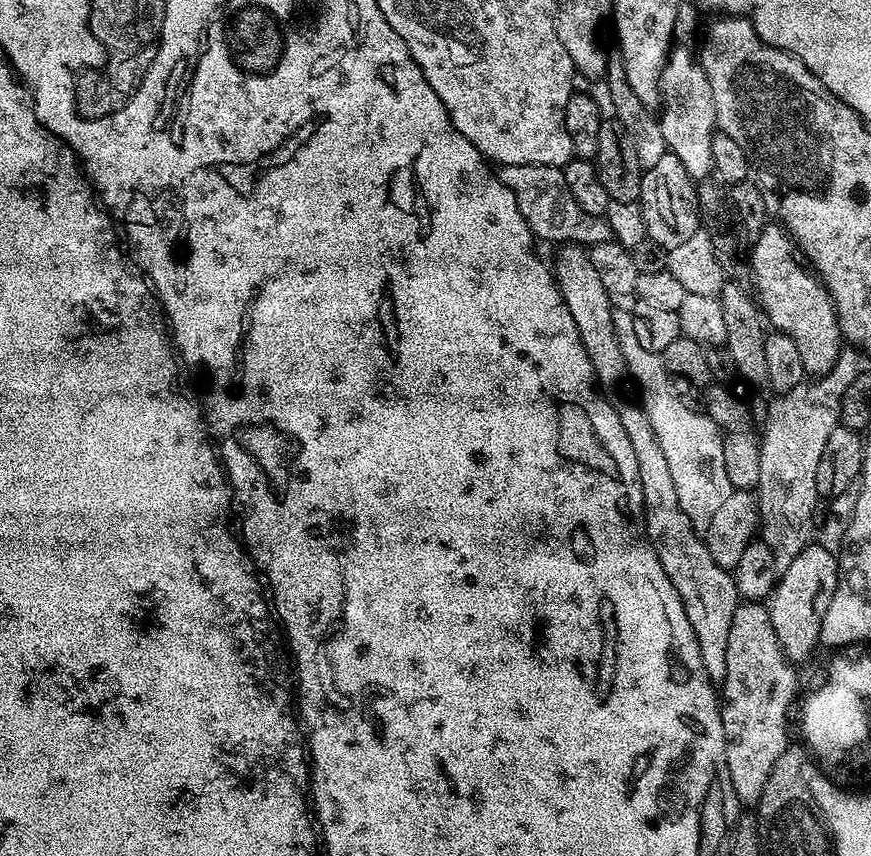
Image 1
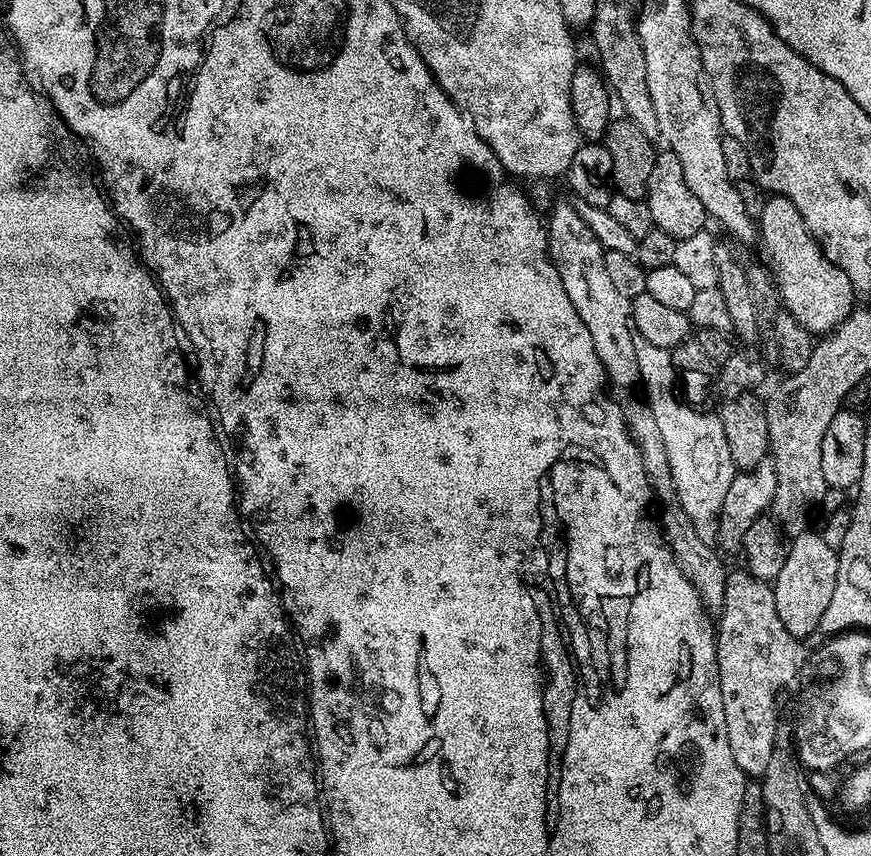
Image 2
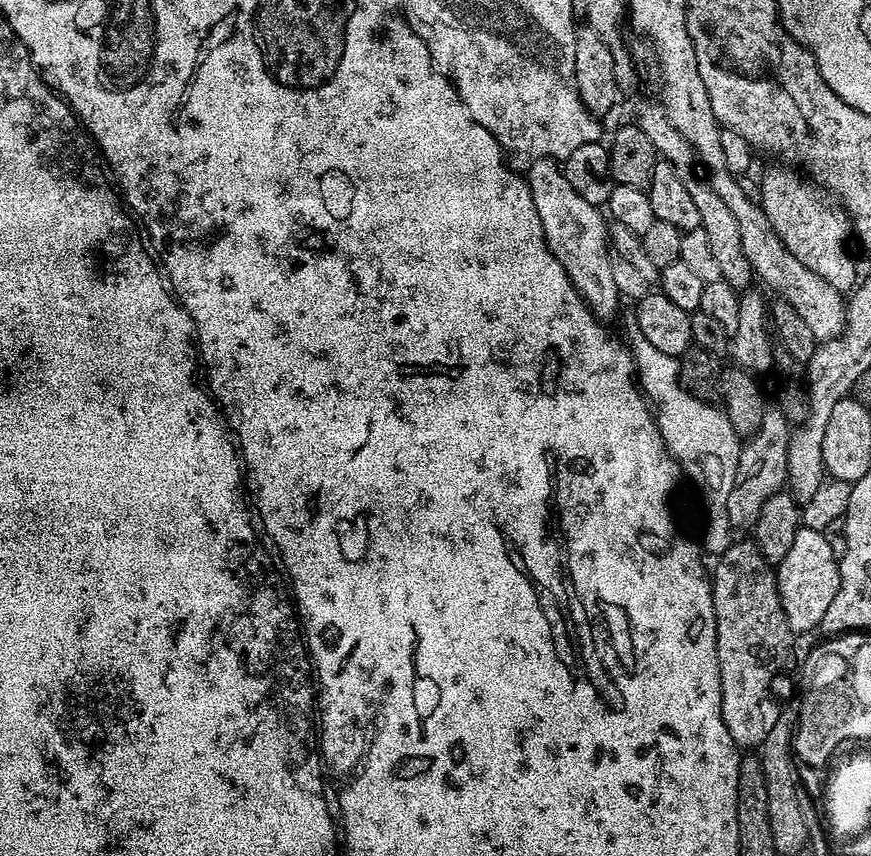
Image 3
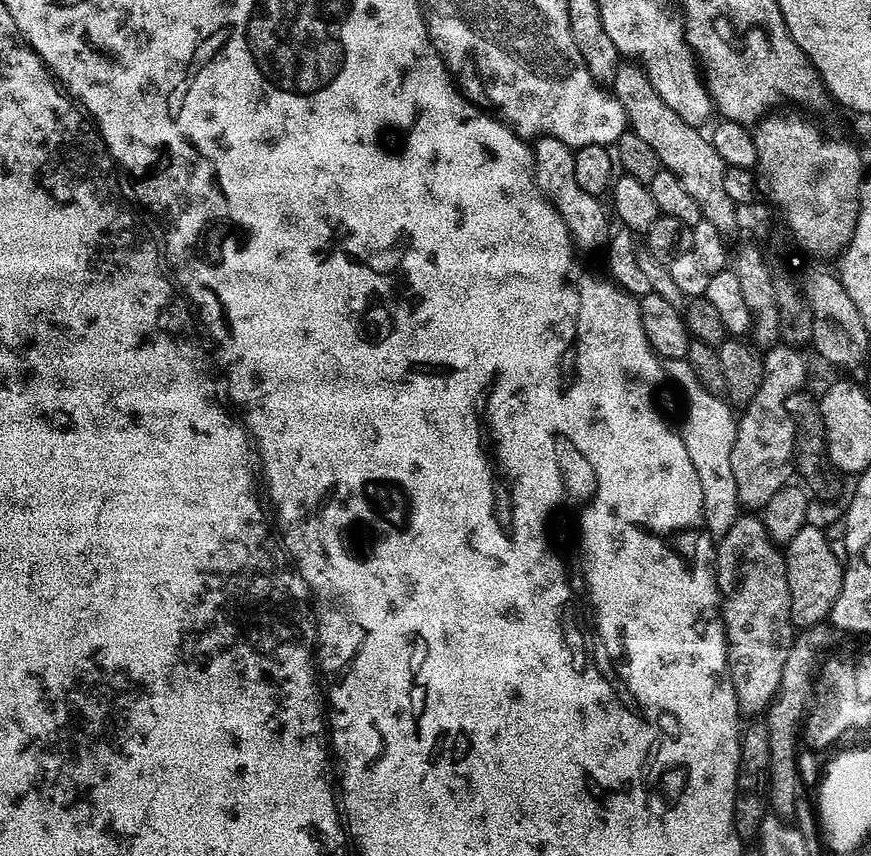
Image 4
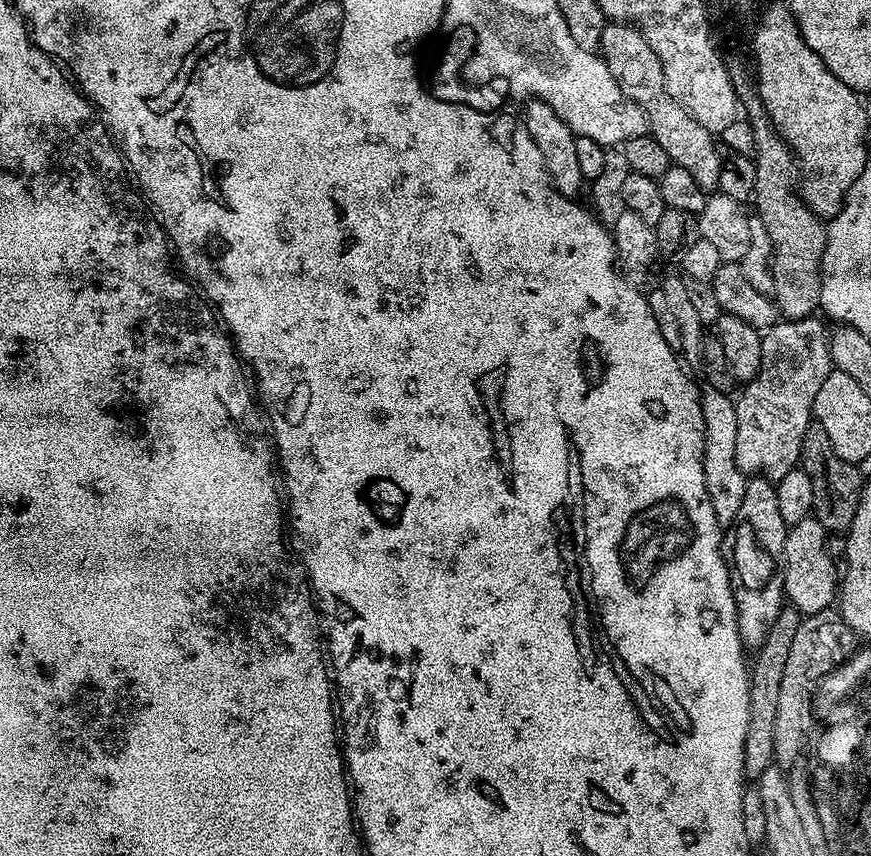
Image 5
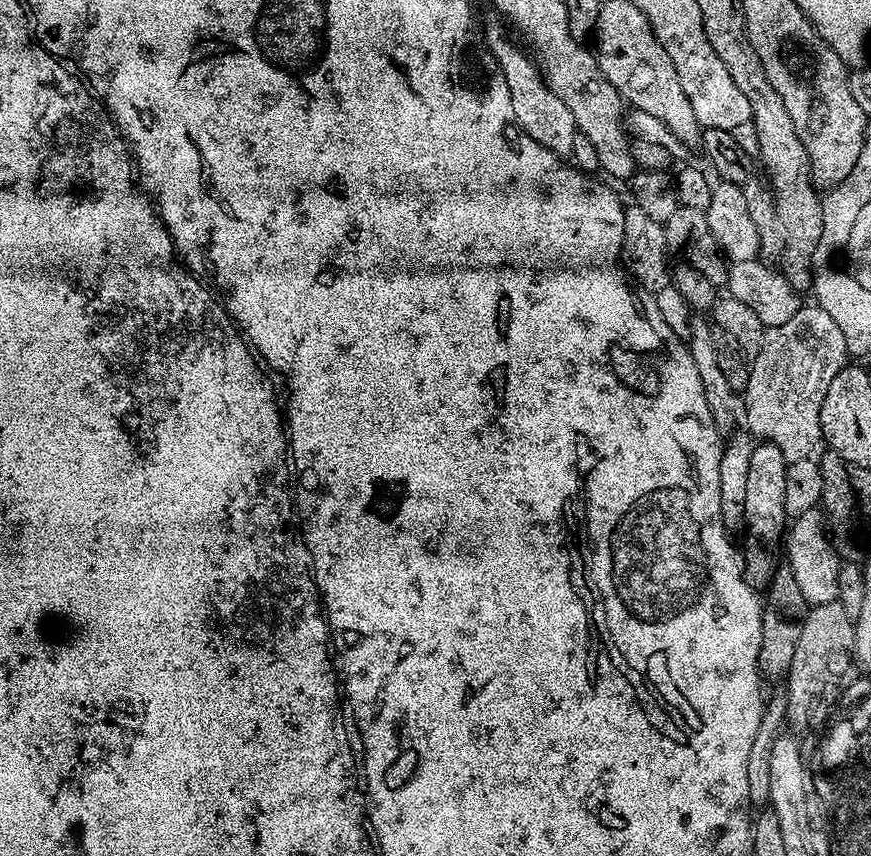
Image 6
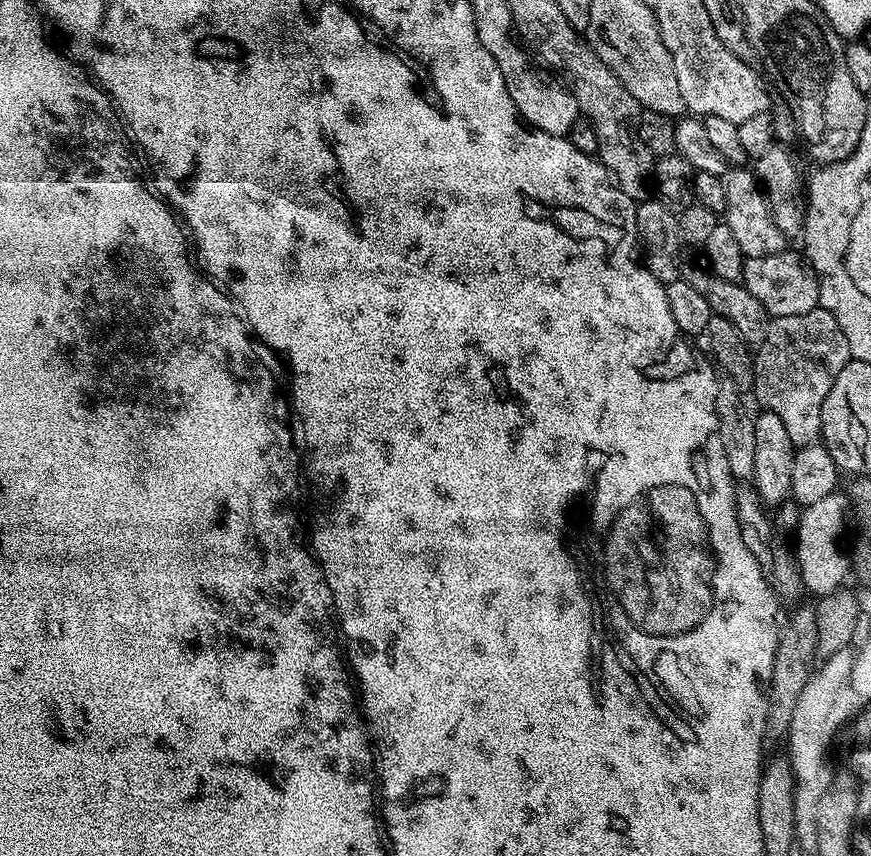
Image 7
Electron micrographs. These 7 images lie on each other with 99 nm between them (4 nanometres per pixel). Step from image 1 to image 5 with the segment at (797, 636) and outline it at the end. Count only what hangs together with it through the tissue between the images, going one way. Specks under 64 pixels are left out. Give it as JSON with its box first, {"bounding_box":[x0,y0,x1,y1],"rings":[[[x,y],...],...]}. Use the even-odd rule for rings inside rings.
{"bounding_box":[784,515,838,616],"rings":[[[815,515],[791,525],[784,543],[784,595],[787,603],[804,616],[833,607],[838,596],[838,577],[827,554],[829,533],[816,521]]]}

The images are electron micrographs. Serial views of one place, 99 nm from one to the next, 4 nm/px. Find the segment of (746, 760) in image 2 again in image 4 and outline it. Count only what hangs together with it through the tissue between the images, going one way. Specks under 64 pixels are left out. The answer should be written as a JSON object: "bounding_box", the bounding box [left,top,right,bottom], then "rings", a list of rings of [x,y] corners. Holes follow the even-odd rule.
{"bounding_box":[714,515,794,713],"rings":[[[737,515],[721,536],[724,537],[714,548],[714,563],[716,585],[722,594],[720,616],[724,620],[724,637],[728,643],[728,673],[741,713],[761,713],[780,688],[782,666],[786,666],[786,654],[794,639],[788,561],[770,538],[759,515]]]}

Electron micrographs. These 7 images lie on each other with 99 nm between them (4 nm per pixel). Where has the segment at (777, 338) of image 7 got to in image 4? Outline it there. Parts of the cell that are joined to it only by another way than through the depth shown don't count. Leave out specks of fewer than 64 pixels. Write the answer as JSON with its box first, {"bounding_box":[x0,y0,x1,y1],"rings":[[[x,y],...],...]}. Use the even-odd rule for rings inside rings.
{"bounding_box":[730,342,808,509],"rings":[[[783,342],[767,349],[763,353],[762,386],[758,386],[754,398],[743,405],[741,412],[744,413],[739,413],[734,450],[730,450],[730,470],[734,470],[737,501],[748,507],[745,509],[763,509],[764,504],[778,494],[793,475],[796,422],[788,396],[795,397],[795,392],[808,380],[808,360],[800,352],[803,351],[799,347]]]}

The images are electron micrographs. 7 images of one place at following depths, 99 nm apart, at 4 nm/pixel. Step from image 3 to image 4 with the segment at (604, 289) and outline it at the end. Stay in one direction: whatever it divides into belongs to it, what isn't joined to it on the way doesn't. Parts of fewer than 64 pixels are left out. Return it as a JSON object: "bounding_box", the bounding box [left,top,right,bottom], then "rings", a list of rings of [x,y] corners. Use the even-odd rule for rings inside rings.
{"bounding_box":[531,136,610,253],"rings":[[[538,136],[535,137],[534,143],[531,145],[532,149],[532,176],[536,180],[536,185],[540,188],[540,191],[547,196],[548,200],[553,204],[554,207],[558,210],[558,214],[562,218],[562,222],[566,222],[566,226],[568,227],[568,233],[572,235],[572,242],[576,245],[577,249],[581,253],[584,252],[592,252],[595,248],[603,249],[605,247],[606,241],[610,235],[610,227],[608,228],[608,216],[609,213],[606,211],[604,213],[604,208],[600,203],[602,203],[601,197],[598,196],[591,196],[590,194],[586,194],[586,190],[582,190],[582,186],[578,186],[578,182],[574,182],[574,151],[571,148],[566,146],[566,142],[562,142],[558,138],[554,138],[553,136]]]}

